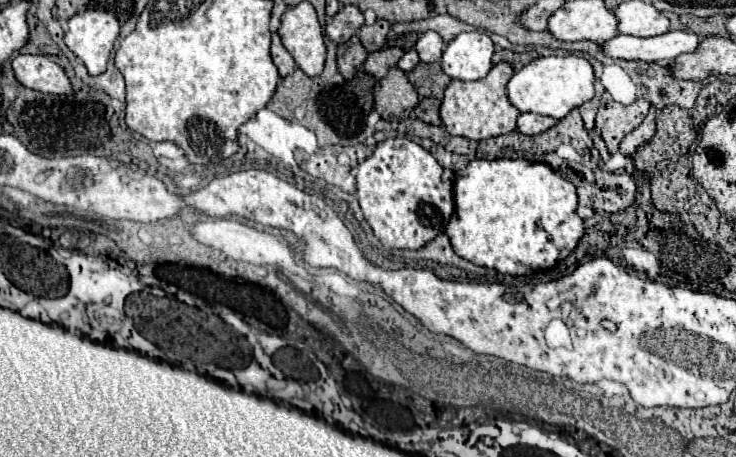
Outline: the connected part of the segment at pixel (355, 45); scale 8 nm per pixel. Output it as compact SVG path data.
M353 35L347 43L341 43L337 47L337 69L345 79L351 79L365 59L367 59L367 51L363 49L357 35Z

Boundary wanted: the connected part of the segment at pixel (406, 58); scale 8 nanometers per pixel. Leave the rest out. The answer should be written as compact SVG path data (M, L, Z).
M409 49L409 51L405 51L405 55L399 59L399 63L397 63L397 67L399 69L403 69L405 73L409 73L415 65L419 63L419 57L417 57L417 51L415 49Z

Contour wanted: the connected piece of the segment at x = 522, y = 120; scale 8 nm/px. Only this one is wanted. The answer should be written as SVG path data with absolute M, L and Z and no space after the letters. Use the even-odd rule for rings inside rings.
M521 113L517 119L517 131L523 135L539 135L547 129L551 129L557 121L553 117L543 117L535 113Z

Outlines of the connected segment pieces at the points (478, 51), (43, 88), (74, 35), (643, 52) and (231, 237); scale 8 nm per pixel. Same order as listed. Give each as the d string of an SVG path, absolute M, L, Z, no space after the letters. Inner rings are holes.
M471 31L457 35L445 49L441 67L451 79L477 81L491 69L493 41L487 33Z
M17 55L11 61L17 81L33 91L69 95L71 83L65 71L45 55Z
M87 9L69 19L65 45L85 63L89 75L101 75L107 69L117 37L119 21L113 13Z
M667 31L657 37L633 37L615 35L601 45L601 51L611 59L625 61L647 61L647 63L673 63L681 53L691 53L699 45L699 37L691 31Z
M207 219L207 221L199 221L191 227L191 233L193 237L207 245L207 247L213 247L213 249L219 249L223 251L227 257L235 259L235 261L245 261L245 263L253 263L253 265L277 265L277 267L283 267L303 279L313 279L311 273L307 271L307 267L303 263L297 263L295 259L295 251L293 247L285 241L285 237L277 237L277 235L271 235L267 231L259 231L251 225L245 225L245 223L239 223L235 219Z

